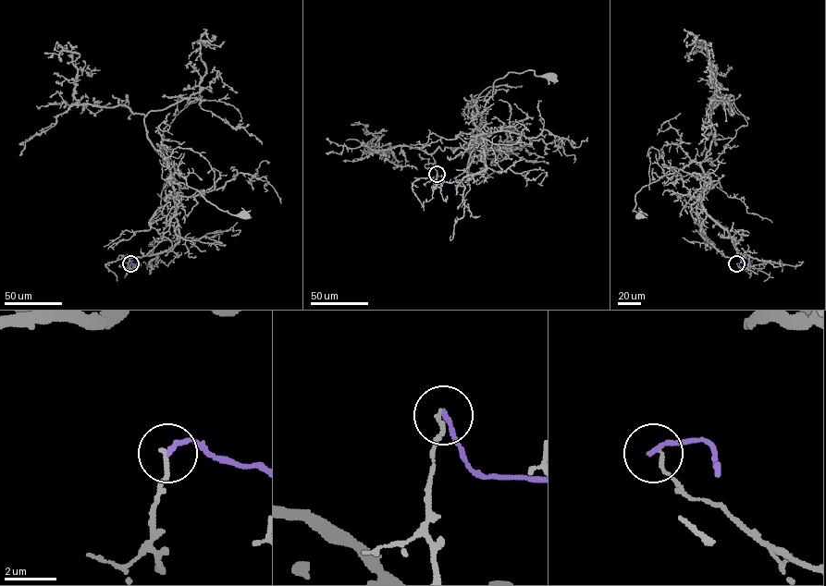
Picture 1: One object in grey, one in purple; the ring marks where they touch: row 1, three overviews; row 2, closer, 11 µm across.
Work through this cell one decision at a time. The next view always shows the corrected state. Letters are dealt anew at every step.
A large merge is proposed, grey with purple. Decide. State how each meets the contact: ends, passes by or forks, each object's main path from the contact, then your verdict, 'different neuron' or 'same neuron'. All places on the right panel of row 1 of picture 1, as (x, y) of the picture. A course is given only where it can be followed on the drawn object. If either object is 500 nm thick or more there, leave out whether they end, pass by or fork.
grey ends there; purple ends there; grey runs (736, 263), (749, 266), (702, 204), (704, 173), (698, 163), (643, 187), (633, 209), (639, 216); purple runs (736, 263), (743, 267), (752, 262); different neuron

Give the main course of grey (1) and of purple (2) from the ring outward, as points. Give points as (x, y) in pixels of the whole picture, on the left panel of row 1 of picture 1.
1: (130, 263), (131, 257), (167, 250), (178, 240), (166, 162), (207, 201), (245, 216)
2: (130, 263), (137, 267), (130, 262), (124, 262)

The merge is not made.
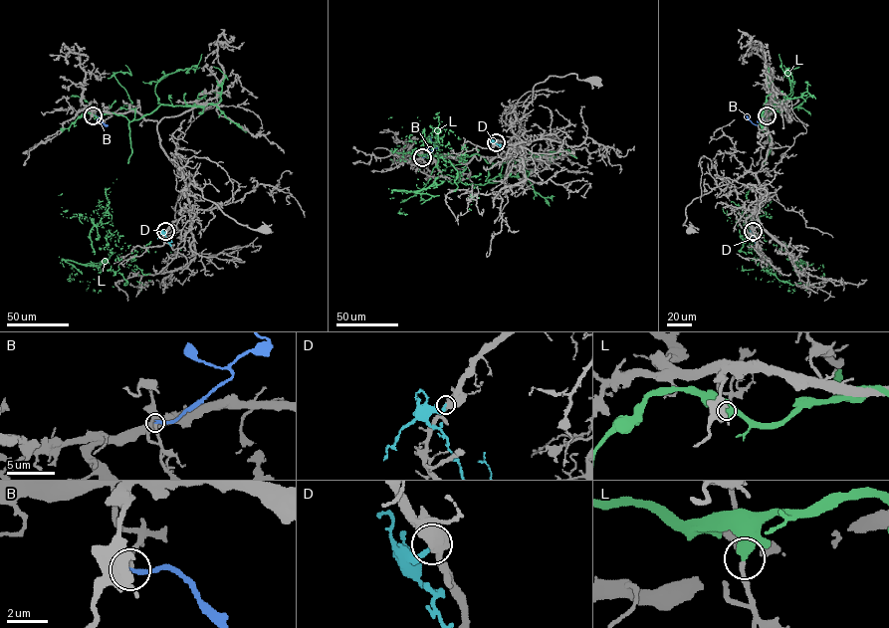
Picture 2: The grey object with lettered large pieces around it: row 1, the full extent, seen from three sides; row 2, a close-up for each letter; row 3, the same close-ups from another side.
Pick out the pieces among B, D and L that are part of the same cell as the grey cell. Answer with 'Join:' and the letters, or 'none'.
Join: none

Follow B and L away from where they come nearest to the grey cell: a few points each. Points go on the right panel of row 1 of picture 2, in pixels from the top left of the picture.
B: (767, 115), (757, 125), (747, 115)
L: (767, 115), (769, 153), (740, 214), (747, 237), (760, 234), (797, 266), (822, 265), (822, 281)

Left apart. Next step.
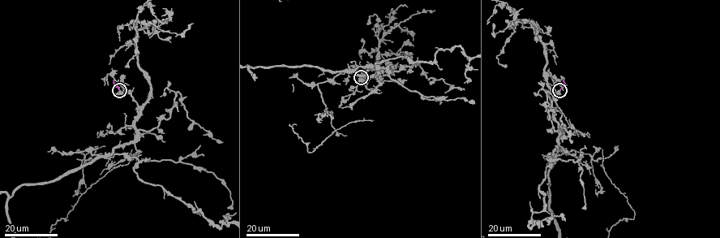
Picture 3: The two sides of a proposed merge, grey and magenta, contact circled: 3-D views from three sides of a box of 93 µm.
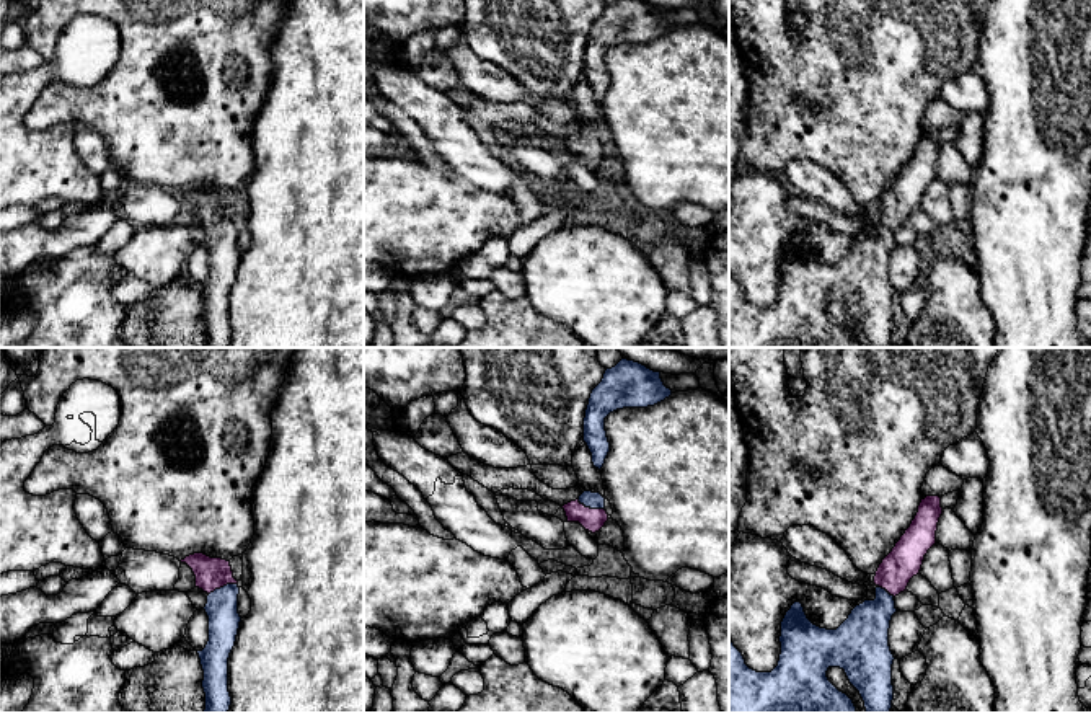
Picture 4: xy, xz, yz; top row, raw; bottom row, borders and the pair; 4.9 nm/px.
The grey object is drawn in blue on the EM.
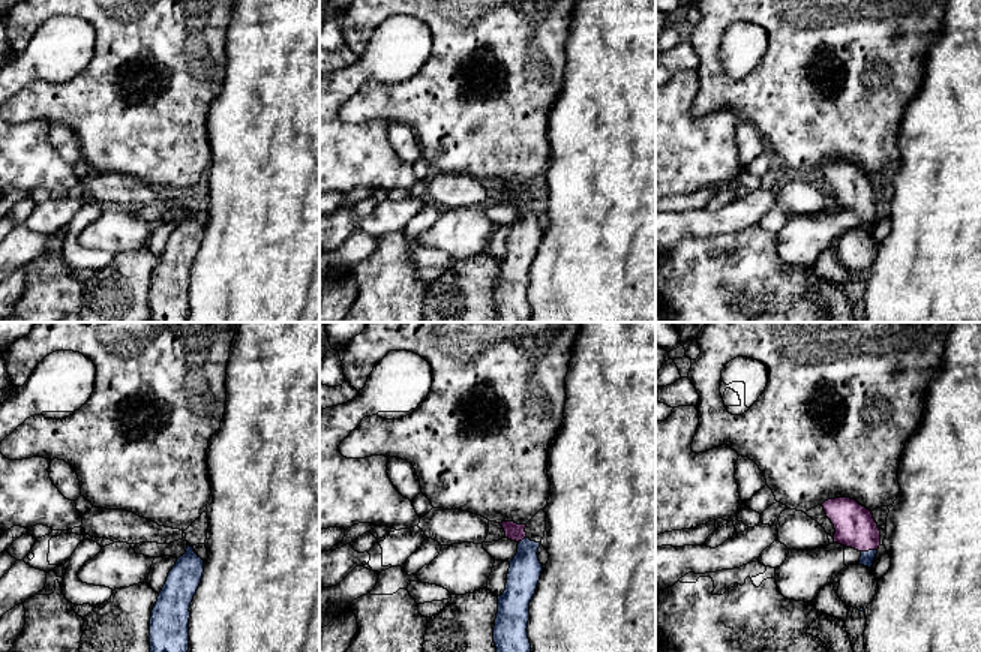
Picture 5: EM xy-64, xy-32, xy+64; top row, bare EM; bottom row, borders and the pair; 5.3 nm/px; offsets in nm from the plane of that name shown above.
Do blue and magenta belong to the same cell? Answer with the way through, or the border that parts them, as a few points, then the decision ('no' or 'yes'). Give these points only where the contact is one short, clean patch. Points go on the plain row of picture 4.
way xy (222, 239), (224, 221), (211, 208); yes

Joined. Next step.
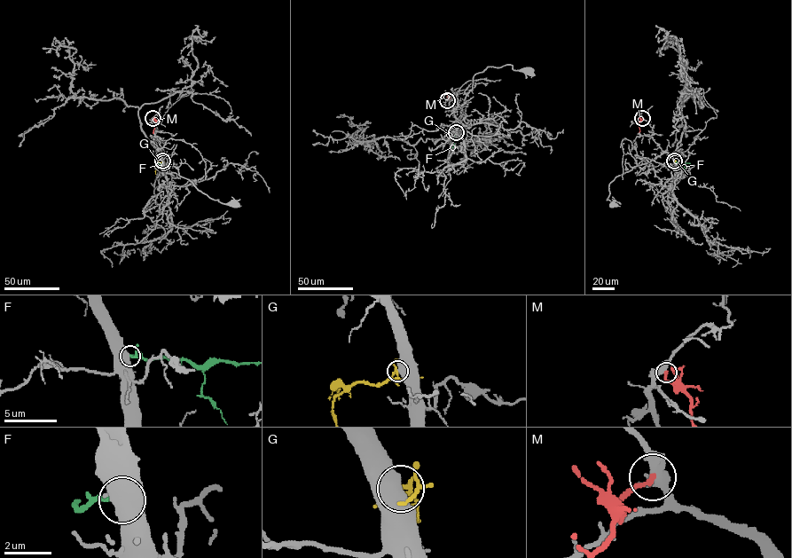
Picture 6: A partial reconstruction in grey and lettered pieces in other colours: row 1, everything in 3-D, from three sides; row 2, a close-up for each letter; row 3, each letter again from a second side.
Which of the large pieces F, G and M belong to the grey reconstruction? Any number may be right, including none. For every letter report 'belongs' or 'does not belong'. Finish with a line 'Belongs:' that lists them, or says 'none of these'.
F: belongs
G: does not belong
M: does not belong
Belongs: F

